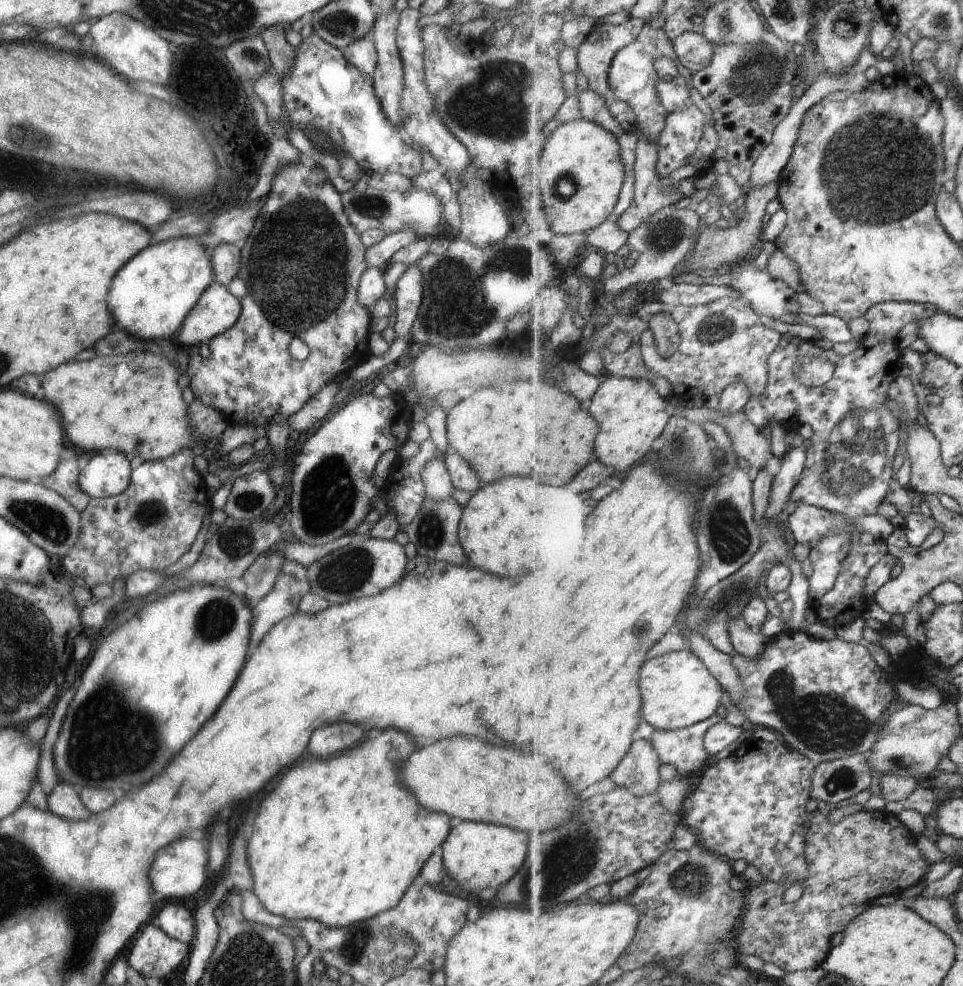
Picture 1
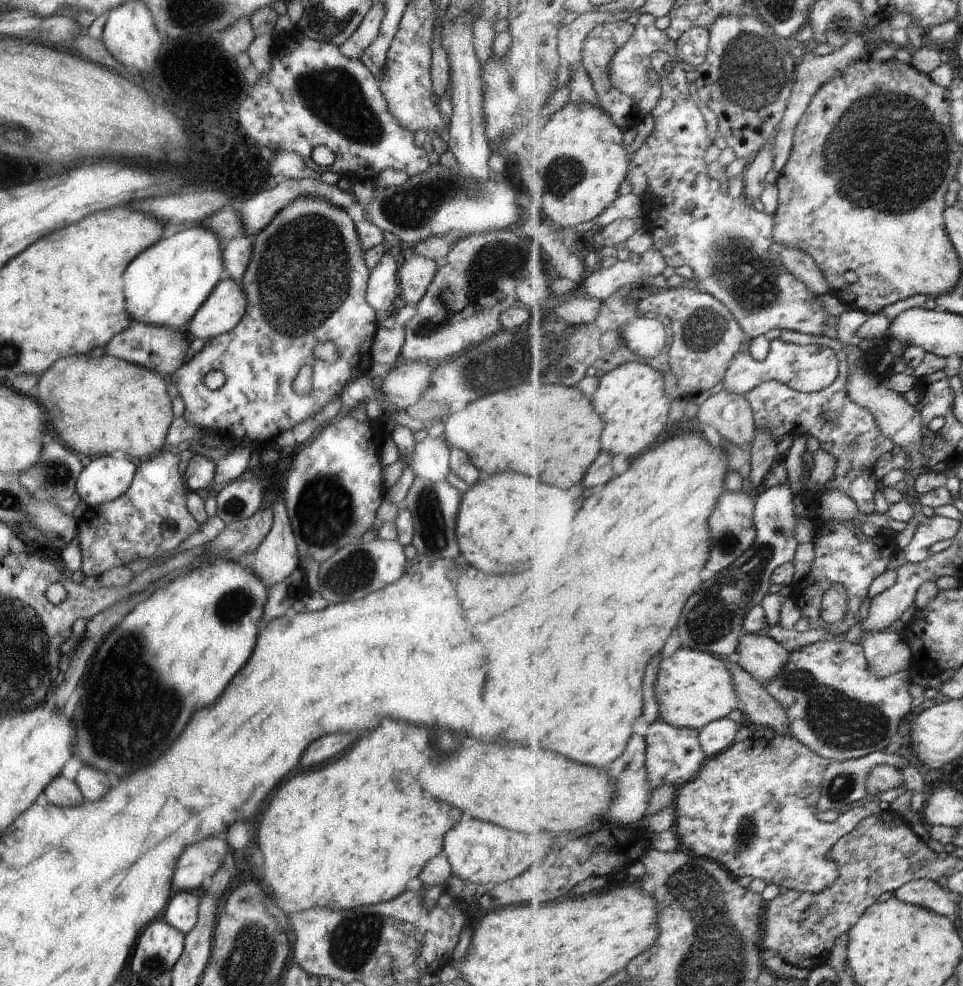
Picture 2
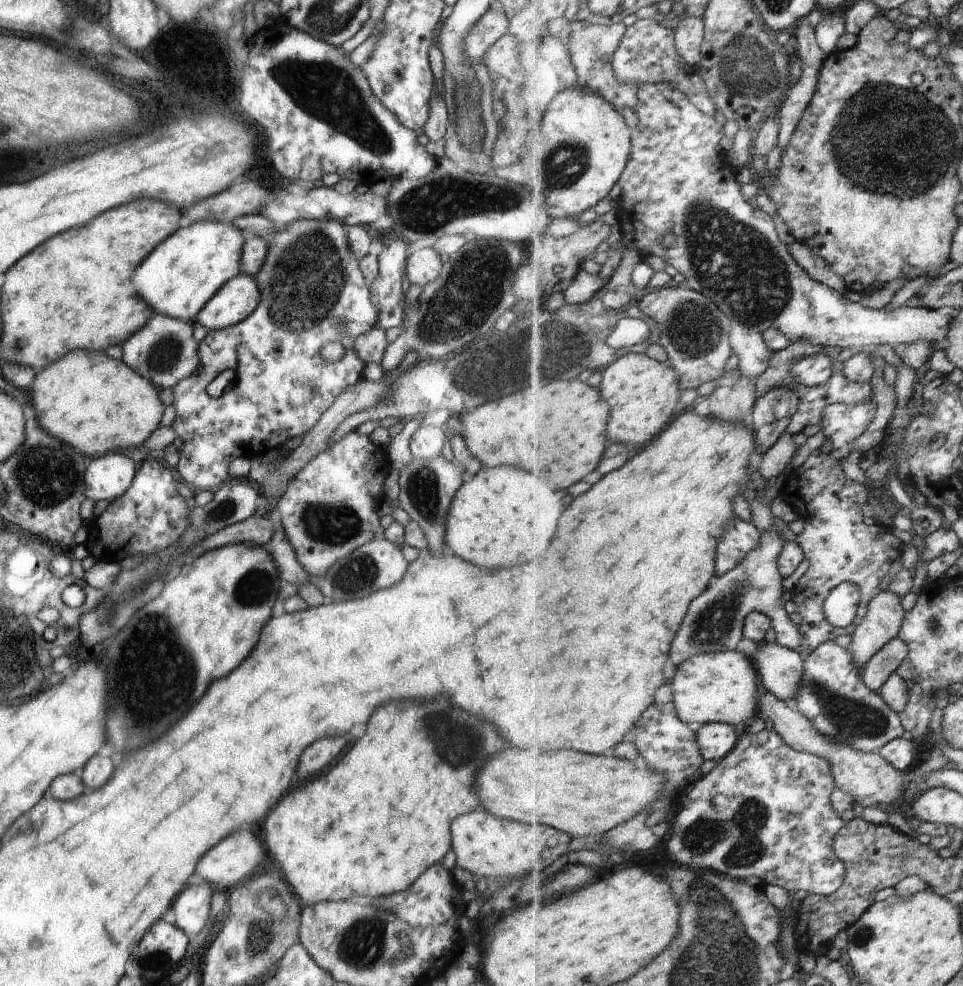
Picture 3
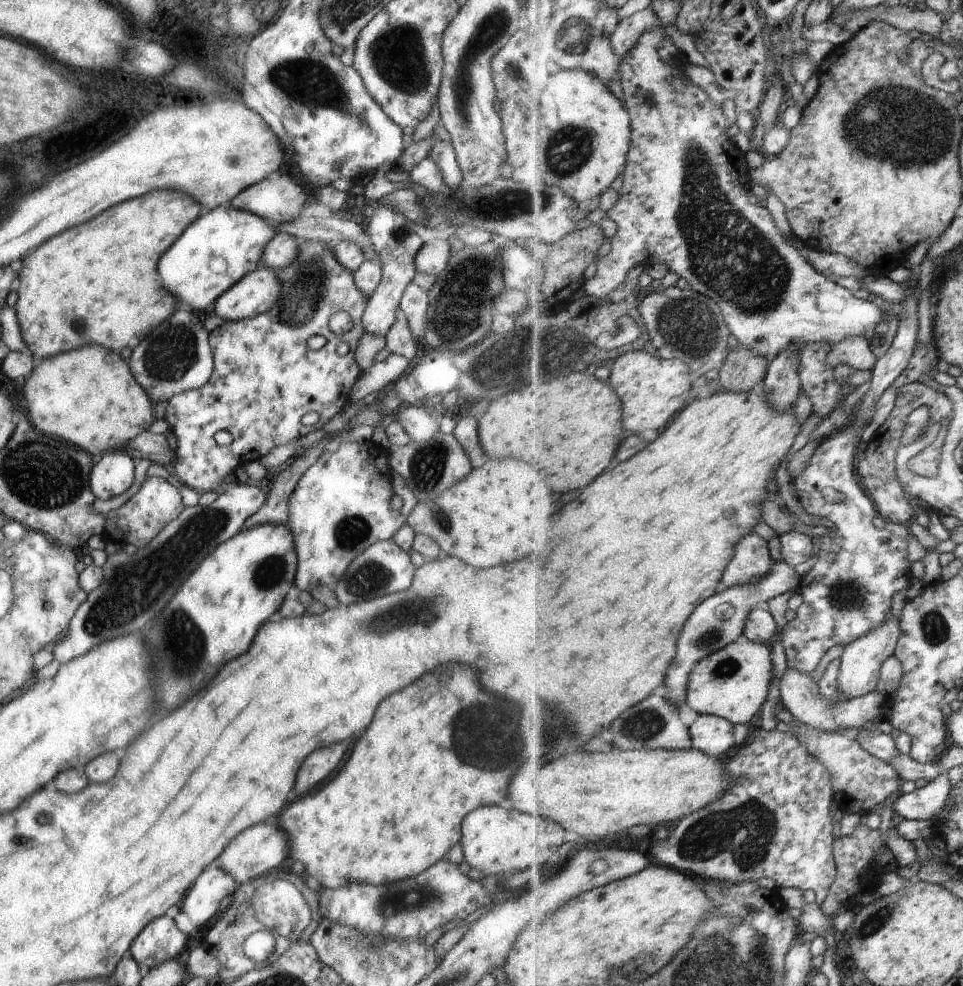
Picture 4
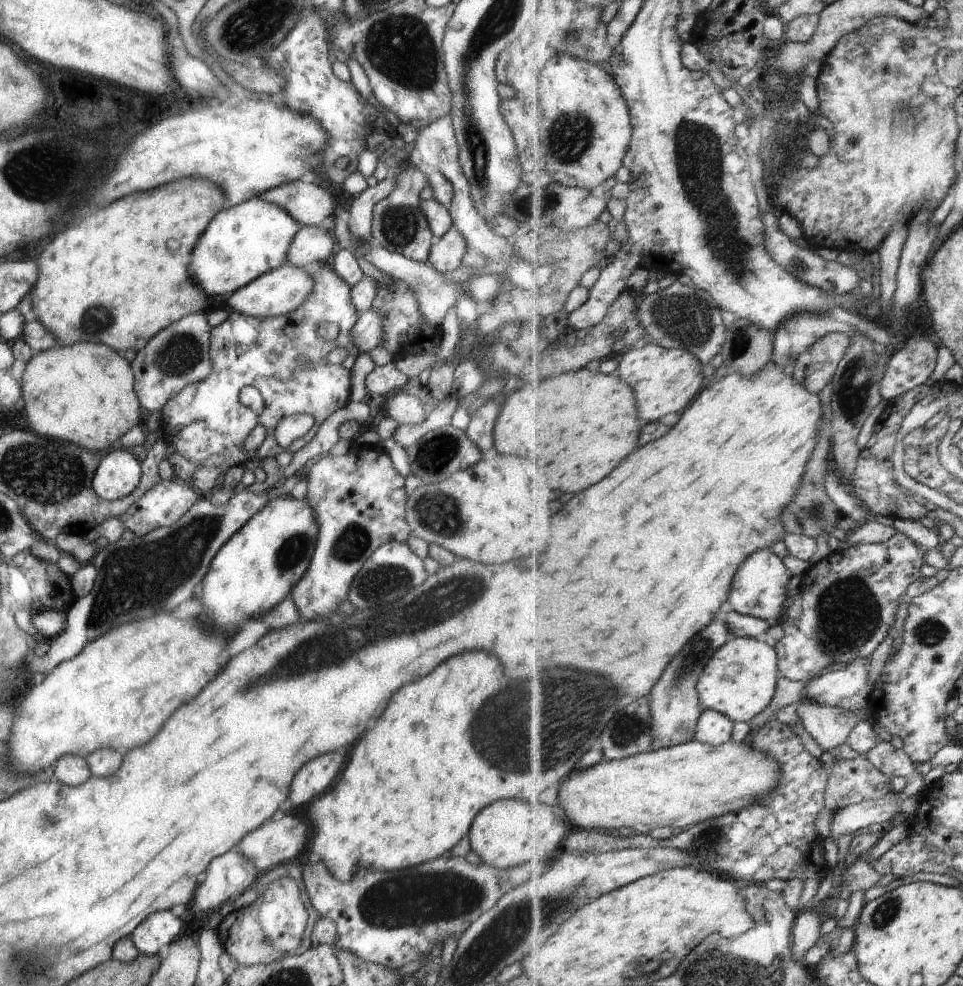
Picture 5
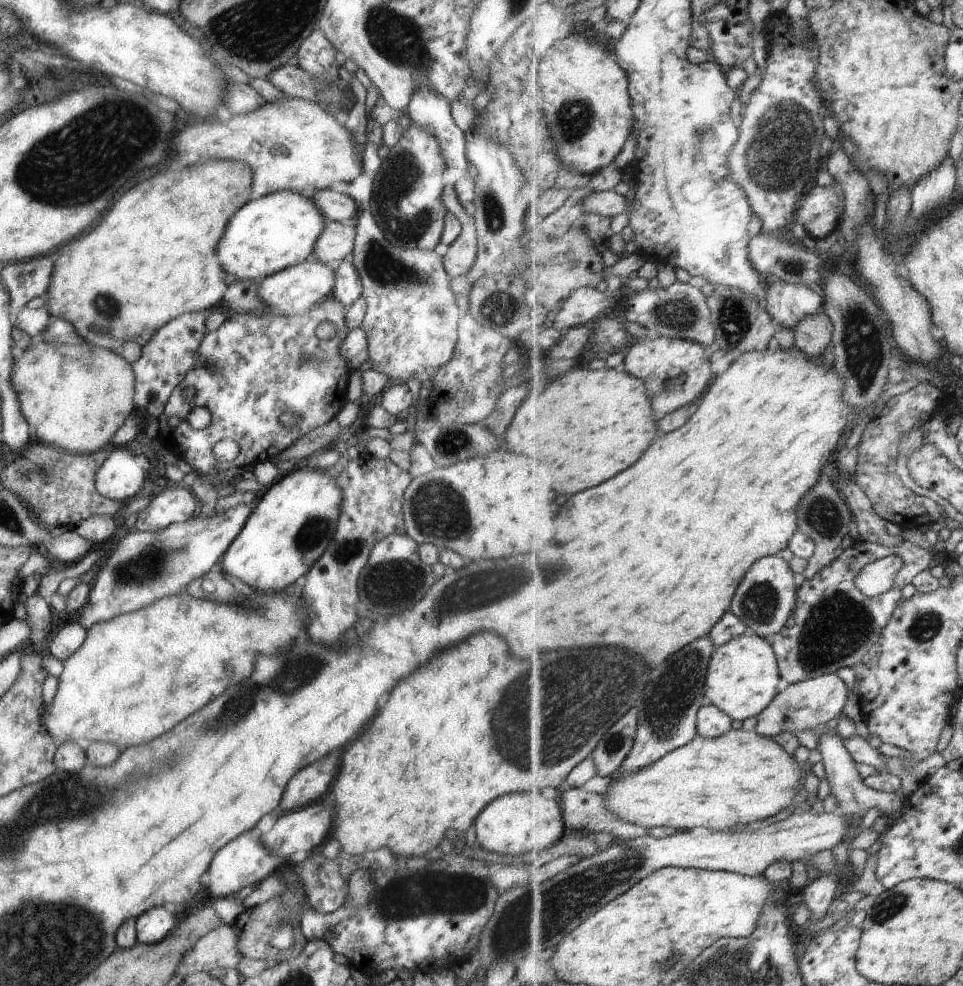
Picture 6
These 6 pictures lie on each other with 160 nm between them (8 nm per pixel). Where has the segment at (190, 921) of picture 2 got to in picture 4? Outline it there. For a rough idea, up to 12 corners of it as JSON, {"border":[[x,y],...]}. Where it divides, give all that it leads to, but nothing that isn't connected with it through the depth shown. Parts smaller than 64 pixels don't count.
{"border":[[209,868],[195,878],[181,910],[201,926],[236,887],[233,877]]}

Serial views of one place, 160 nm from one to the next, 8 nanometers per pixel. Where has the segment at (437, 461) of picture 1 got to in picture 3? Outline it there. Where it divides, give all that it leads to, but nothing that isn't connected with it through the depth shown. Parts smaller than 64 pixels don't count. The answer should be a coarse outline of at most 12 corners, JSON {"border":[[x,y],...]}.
{"border":[[418,427],[409,451],[422,463],[439,456],[449,433],[443,427]]}

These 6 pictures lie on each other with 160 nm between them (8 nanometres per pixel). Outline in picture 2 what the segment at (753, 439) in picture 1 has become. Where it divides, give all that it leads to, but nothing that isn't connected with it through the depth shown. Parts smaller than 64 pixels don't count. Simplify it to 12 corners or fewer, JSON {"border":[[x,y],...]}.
{"border":[[722,388],[699,406],[696,420],[729,443],[755,438],[745,396]]}

